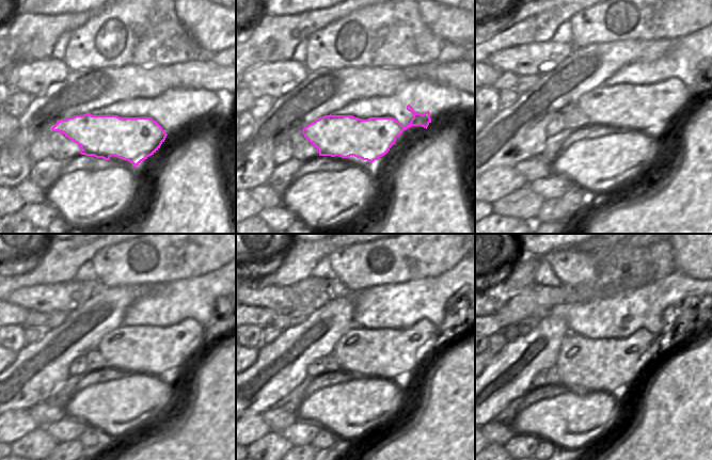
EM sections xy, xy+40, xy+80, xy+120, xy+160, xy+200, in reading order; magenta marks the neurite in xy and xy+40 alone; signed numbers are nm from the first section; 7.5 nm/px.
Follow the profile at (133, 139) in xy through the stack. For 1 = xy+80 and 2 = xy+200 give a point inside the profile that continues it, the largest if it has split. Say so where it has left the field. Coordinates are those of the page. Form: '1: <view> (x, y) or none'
1: xy+80 (605, 113)
2: xy+200 (607, 367)

